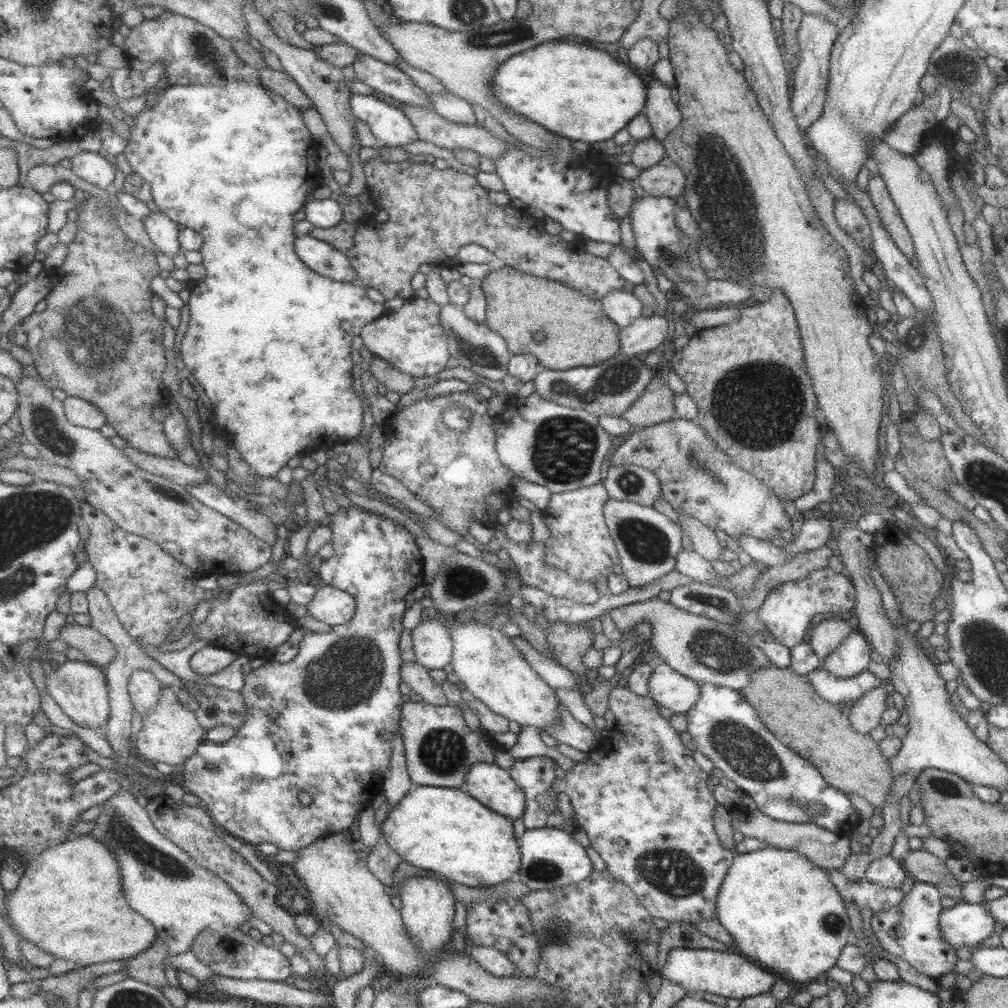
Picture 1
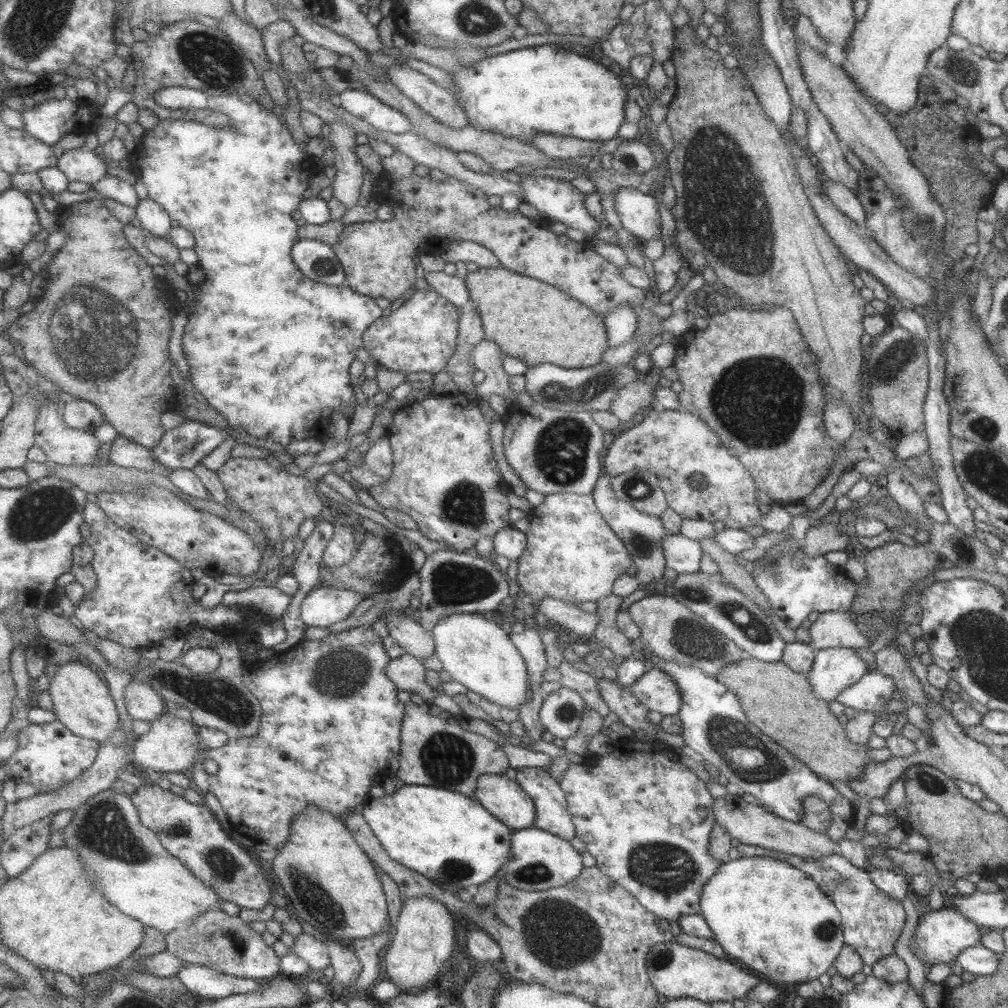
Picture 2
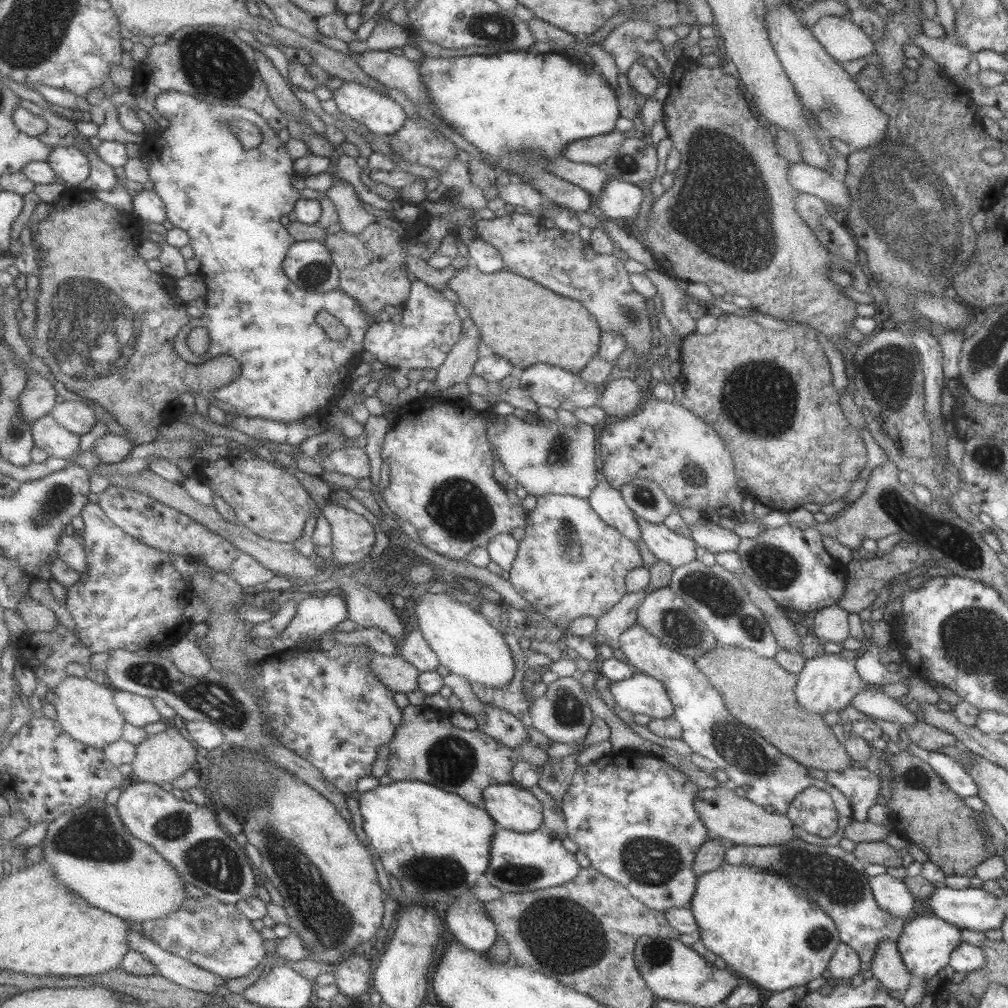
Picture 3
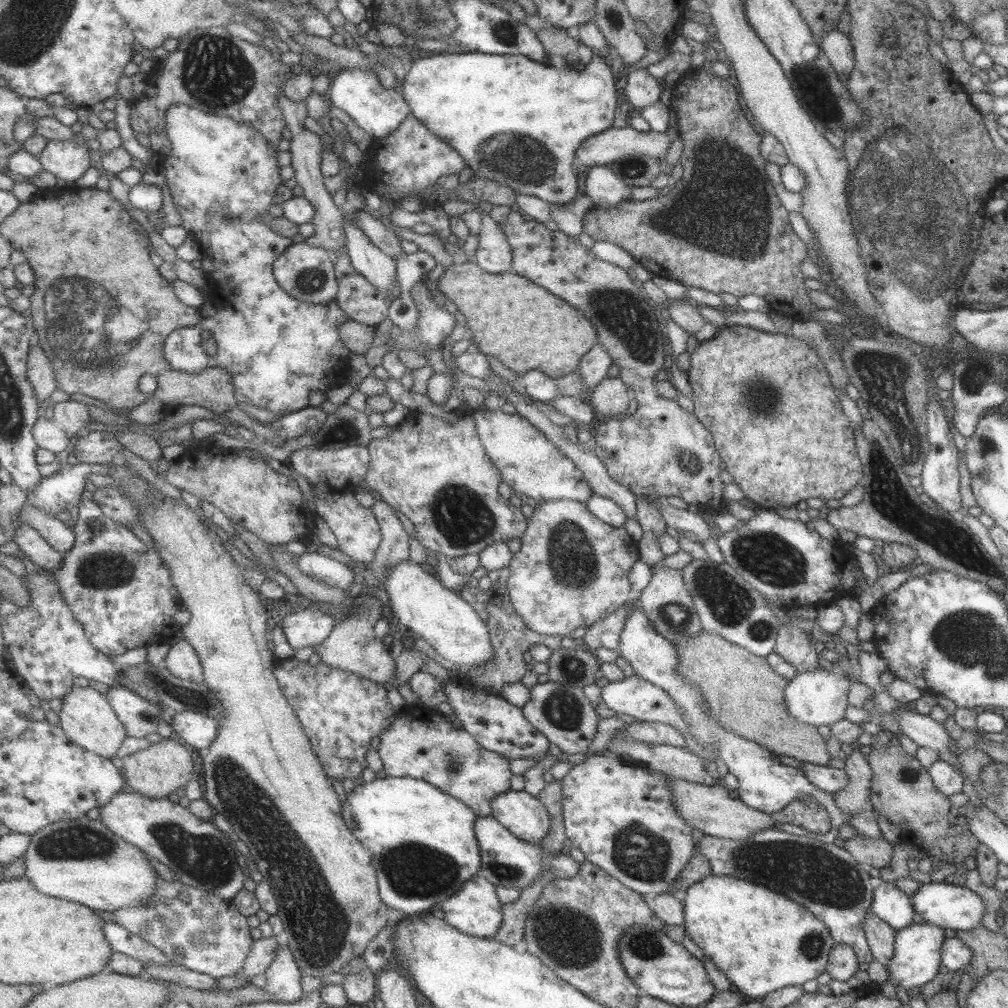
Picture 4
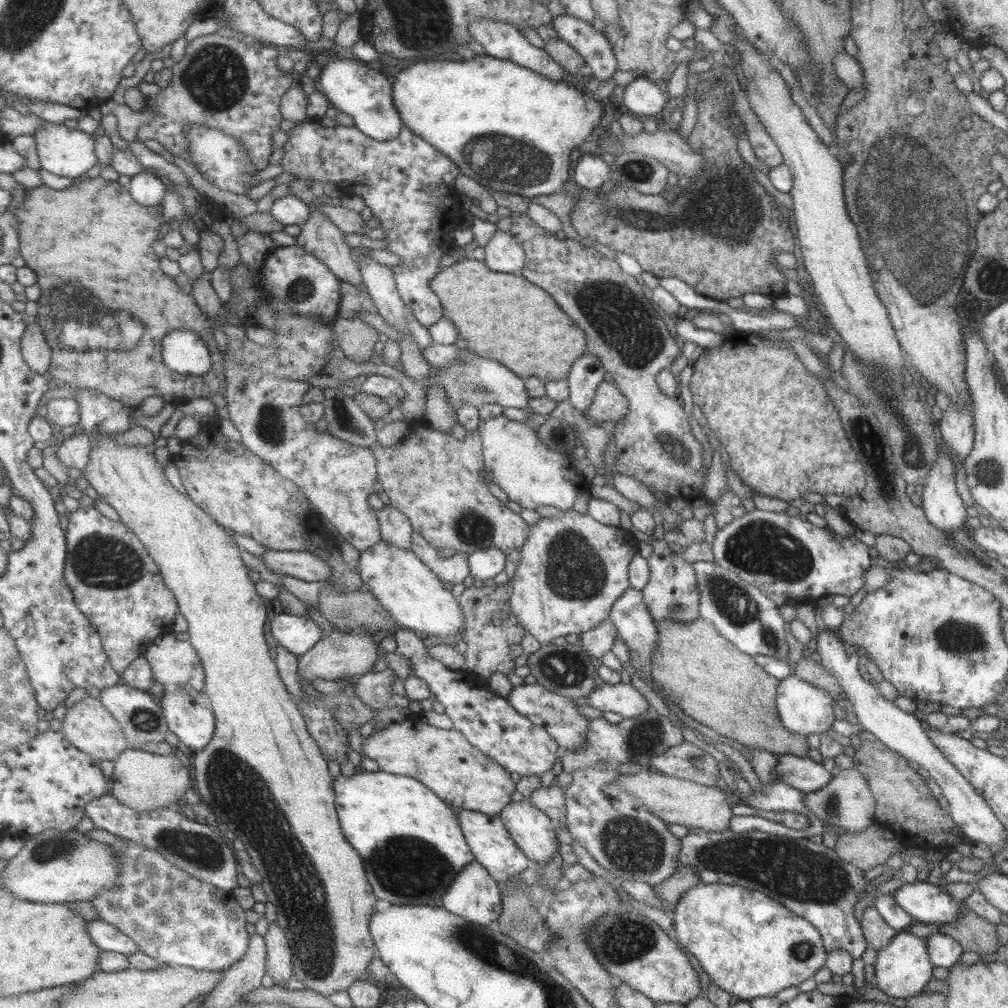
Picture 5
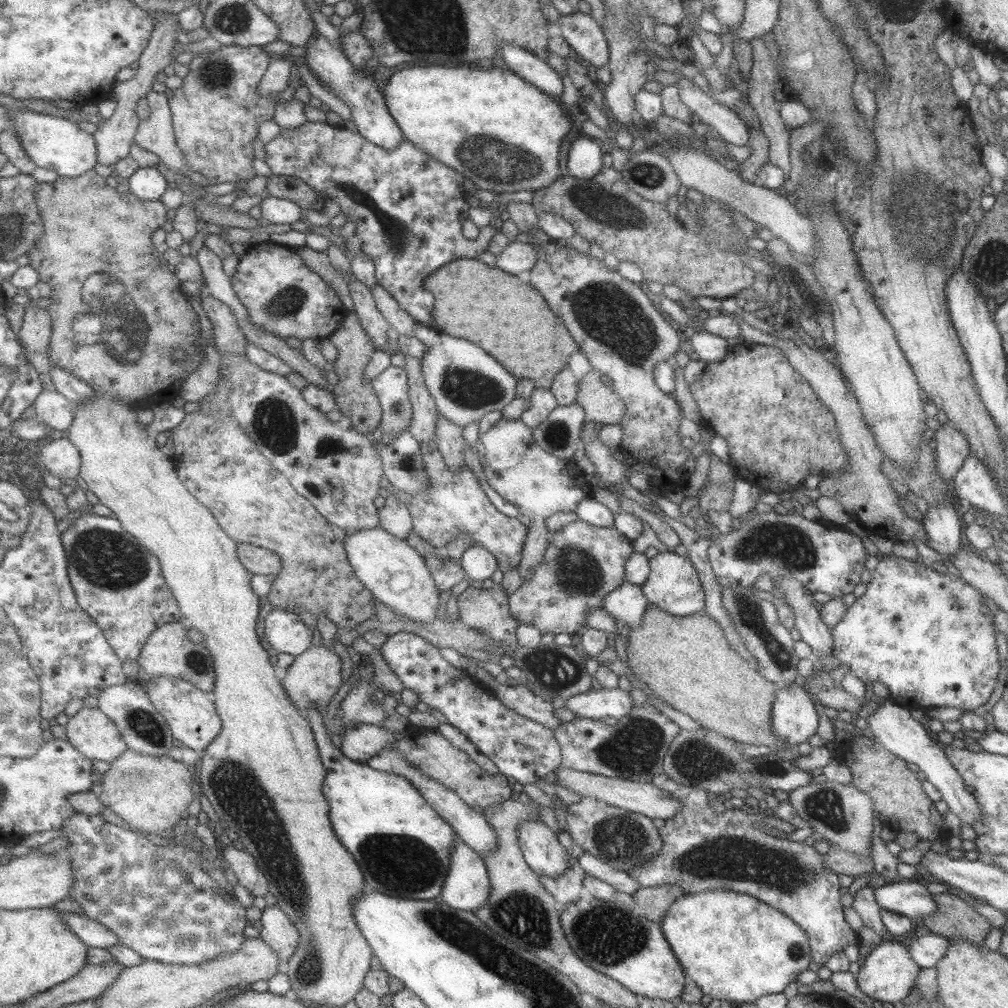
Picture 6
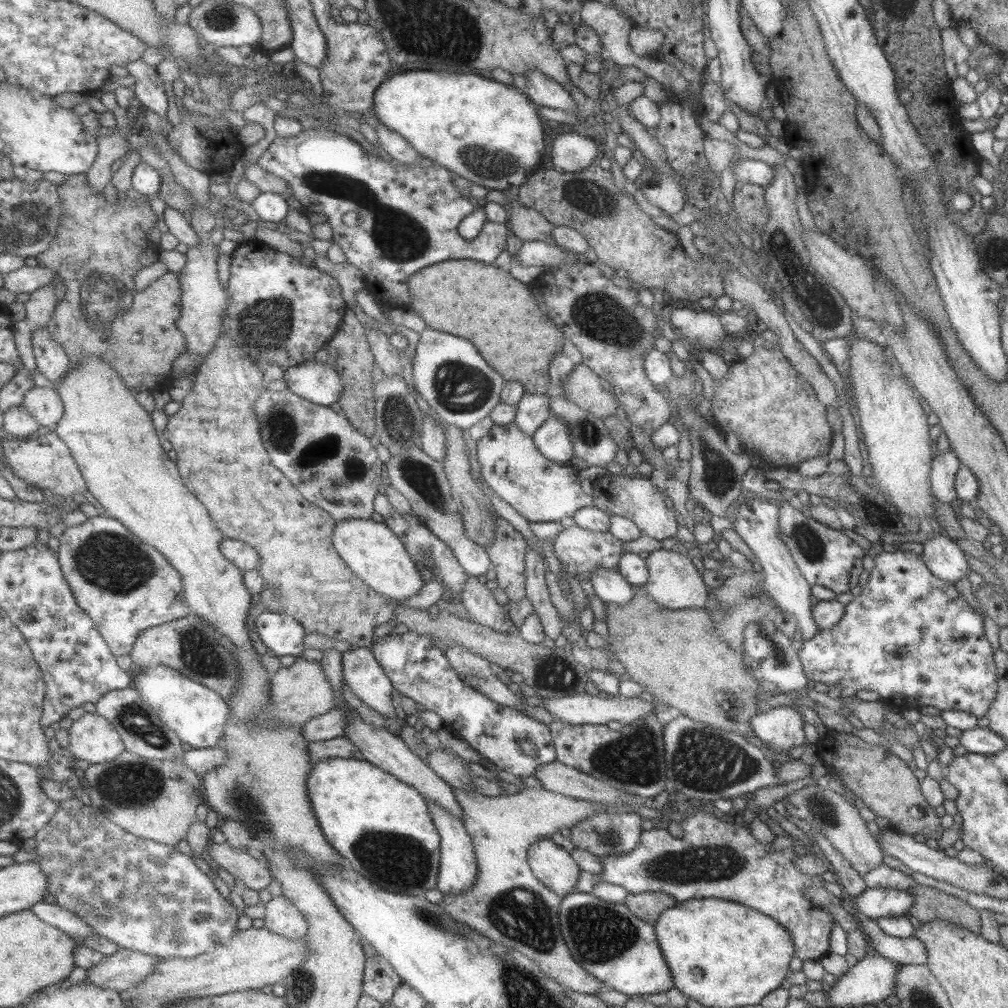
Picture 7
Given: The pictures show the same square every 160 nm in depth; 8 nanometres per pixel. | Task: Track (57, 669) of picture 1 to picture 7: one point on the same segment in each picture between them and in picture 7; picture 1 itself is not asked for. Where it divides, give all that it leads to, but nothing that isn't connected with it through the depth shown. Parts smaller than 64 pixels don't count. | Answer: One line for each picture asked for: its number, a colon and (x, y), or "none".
2: (81, 698)
3: (88, 710)
4: (87, 716)
5: (90, 726)
6: (94, 733)
7: (93, 738)

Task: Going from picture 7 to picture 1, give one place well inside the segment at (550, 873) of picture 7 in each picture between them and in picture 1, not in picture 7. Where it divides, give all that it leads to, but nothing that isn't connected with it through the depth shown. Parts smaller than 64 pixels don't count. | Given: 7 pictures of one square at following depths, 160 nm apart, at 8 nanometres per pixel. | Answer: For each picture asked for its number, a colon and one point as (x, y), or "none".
1: (492, 786)
2: (500, 795)
3: (510, 806)
4: (520, 813)
5: (533, 833)
6: (539, 846)

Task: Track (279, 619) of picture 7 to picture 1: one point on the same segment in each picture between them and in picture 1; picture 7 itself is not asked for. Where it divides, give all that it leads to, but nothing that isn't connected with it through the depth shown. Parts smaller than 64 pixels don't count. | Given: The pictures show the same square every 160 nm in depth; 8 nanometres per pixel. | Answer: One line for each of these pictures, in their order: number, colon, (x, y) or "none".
1: (333, 606)
2: (328, 605)
3: (316, 616)
4: (309, 628)
5: (299, 635)
6: (286, 632)

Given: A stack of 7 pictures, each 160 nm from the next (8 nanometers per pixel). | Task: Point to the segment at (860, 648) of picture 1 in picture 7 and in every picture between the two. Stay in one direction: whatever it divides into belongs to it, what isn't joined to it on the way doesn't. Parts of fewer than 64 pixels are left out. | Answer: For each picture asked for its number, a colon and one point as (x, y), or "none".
2: (834, 669)
3: (827, 683)
4: (817, 697)
5: (803, 709)
6: (794, 718)
7: (780, 728)

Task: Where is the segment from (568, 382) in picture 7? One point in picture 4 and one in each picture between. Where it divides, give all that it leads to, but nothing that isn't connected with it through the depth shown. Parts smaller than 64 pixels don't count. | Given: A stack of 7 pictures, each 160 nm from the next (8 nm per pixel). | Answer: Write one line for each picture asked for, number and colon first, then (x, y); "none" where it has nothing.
4: (610, 397)
5: (608, 404)
6: (600, 404)

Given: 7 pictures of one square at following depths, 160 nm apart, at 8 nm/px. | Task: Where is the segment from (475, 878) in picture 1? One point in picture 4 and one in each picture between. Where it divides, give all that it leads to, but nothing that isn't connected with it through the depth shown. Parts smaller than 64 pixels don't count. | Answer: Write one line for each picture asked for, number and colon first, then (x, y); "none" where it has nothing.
2: (451, 839)
3: (436, 844)
4: (423, 840)

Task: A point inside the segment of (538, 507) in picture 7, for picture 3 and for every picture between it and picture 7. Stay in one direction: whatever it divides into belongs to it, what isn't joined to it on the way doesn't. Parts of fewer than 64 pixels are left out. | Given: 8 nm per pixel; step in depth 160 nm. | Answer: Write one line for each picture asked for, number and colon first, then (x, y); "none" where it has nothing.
3: (557, 458)
4: (526, 462)
5: (530, 474)
6: (538, 484)

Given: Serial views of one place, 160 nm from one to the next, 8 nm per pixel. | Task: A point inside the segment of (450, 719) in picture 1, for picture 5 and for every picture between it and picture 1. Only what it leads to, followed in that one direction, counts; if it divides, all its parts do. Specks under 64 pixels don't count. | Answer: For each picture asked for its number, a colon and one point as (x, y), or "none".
2: (436, 751)
3: (427, 747)
4: (420, 744)
5: (445, 760)

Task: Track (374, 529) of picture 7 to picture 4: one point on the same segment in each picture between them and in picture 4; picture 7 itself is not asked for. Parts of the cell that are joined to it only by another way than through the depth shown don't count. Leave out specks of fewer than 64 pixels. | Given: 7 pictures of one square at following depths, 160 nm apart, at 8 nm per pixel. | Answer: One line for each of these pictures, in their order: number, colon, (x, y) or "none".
4: (445, 621)
5: (410, 592)
6: (388, 566)

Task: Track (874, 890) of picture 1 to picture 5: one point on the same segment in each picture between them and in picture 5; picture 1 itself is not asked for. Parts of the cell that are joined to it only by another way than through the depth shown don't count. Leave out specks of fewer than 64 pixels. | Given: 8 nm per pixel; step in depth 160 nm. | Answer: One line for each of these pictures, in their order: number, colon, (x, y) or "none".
2: (871, 921)
3: (833, 879)
4: (822, 877)
5: (810, 880)

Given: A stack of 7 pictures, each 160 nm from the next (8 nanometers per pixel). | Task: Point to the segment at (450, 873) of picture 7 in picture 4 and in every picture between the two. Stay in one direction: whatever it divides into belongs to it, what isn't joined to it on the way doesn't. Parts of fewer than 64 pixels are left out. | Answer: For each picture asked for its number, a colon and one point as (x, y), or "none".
4: (475, 910)
5: (473, 894)
6: (466, 886)

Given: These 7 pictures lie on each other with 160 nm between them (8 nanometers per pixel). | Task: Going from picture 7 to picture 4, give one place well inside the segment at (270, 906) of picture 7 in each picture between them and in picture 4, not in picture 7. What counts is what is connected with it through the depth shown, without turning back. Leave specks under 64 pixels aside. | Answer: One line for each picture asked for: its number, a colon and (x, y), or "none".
4: (284, 977)
5: (280, 958)
6: (278, 929)

